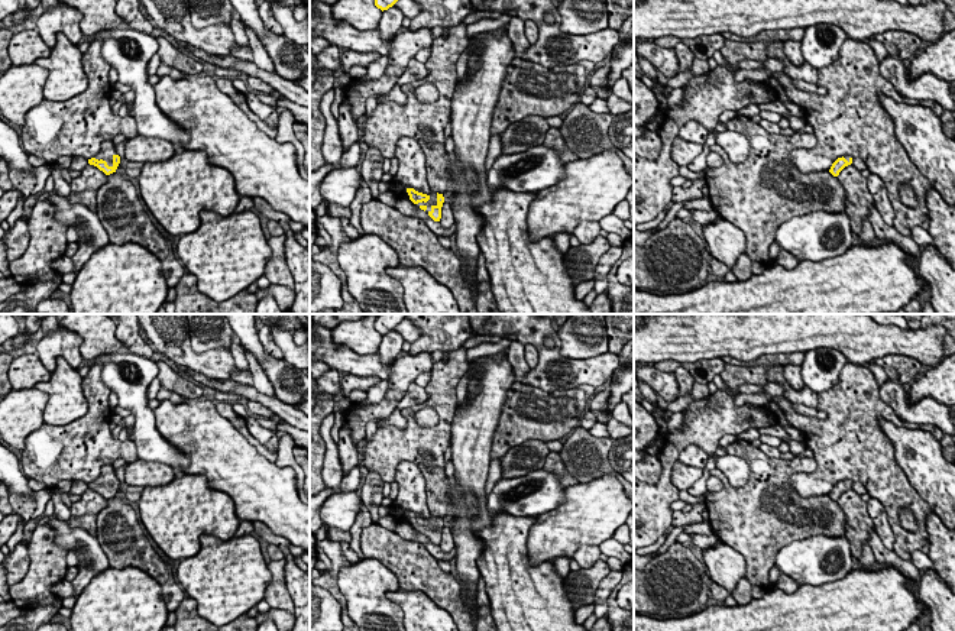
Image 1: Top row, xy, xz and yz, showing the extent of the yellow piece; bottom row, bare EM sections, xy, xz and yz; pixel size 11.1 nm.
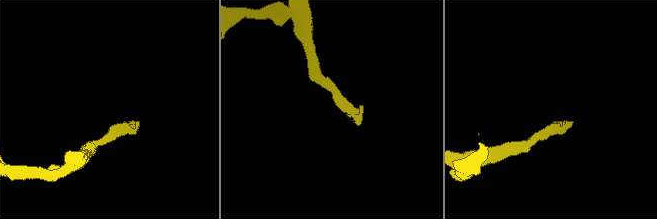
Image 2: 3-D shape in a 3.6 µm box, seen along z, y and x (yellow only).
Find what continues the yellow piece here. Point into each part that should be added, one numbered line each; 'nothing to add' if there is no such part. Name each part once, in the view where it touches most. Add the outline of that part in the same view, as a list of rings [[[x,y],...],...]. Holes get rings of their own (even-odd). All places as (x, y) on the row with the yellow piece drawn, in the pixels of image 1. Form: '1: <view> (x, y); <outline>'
1: xz (433, 197); [[[431,192],[430,194],[430,200],[427,203],[423,201],[423,203],[415,204],[415,207],[418,207],[418,208],[421,206],[425,206],[427,207],[425,213],[431,211],[431,207],[433,206],[437,206],[437,192]]]

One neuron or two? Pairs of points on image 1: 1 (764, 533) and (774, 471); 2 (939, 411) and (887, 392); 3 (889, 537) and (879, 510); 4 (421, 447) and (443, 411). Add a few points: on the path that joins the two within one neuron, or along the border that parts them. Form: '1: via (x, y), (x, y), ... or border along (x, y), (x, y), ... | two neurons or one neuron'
1: via (764, 517), (767, 513), (767, 486) | one neuron
2: via (926, 411), (907, 411), (900, 404) | one neuron
3: via (884, 530), (879, 517) | one neuron
4: via (430, 439), (443, 426), (443, 420) | one neuron

